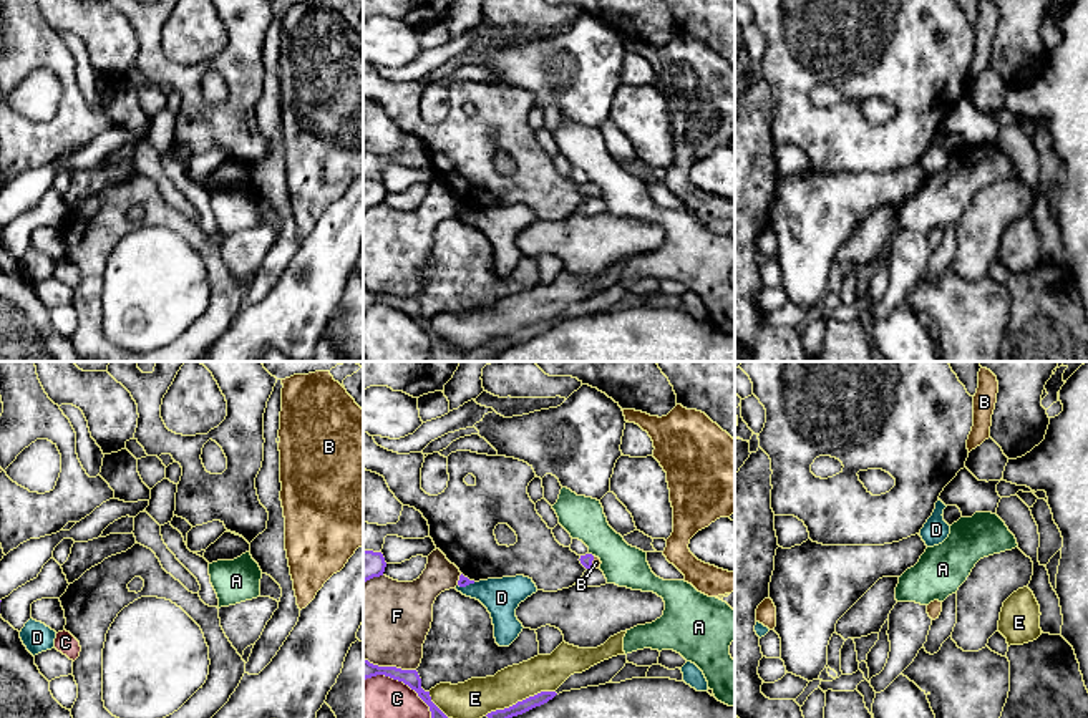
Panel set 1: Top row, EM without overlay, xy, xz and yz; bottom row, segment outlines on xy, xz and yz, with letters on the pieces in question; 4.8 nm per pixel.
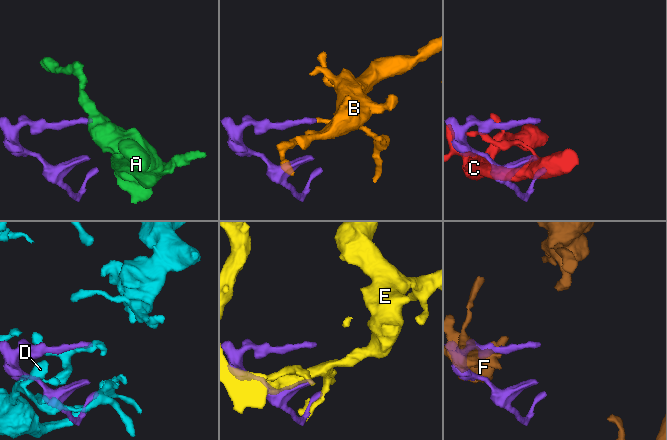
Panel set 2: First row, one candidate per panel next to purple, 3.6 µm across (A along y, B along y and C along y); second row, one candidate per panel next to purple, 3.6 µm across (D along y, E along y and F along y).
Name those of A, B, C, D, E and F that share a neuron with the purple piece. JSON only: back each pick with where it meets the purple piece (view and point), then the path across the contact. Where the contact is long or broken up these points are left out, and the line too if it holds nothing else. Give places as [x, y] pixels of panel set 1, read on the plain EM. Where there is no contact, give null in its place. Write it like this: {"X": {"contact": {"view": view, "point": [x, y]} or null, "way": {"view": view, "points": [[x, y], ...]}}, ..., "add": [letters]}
{"B": {"contact": {"view": "xz", "point": [591, 191]}, "way": {"view": "xz", "points": [[586, 189], [591, 191], [596, 191]]}}, "add": ["B"]}

